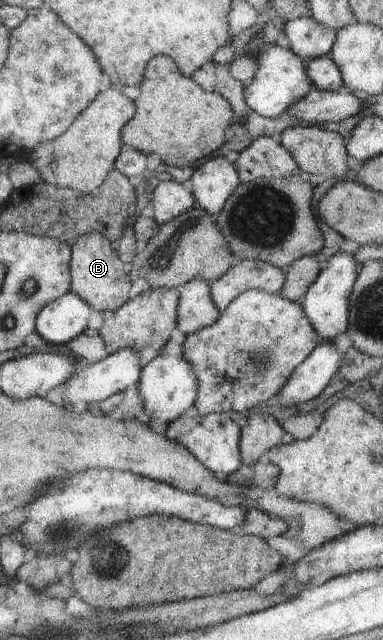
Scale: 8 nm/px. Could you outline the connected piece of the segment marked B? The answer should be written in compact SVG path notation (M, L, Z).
M98 231L86 233L71 245L73 257L71 258L72 292L100 314L104 311L121 309L130 300L132 280L128 265L121 259L120 254L112 250L110 240Z

